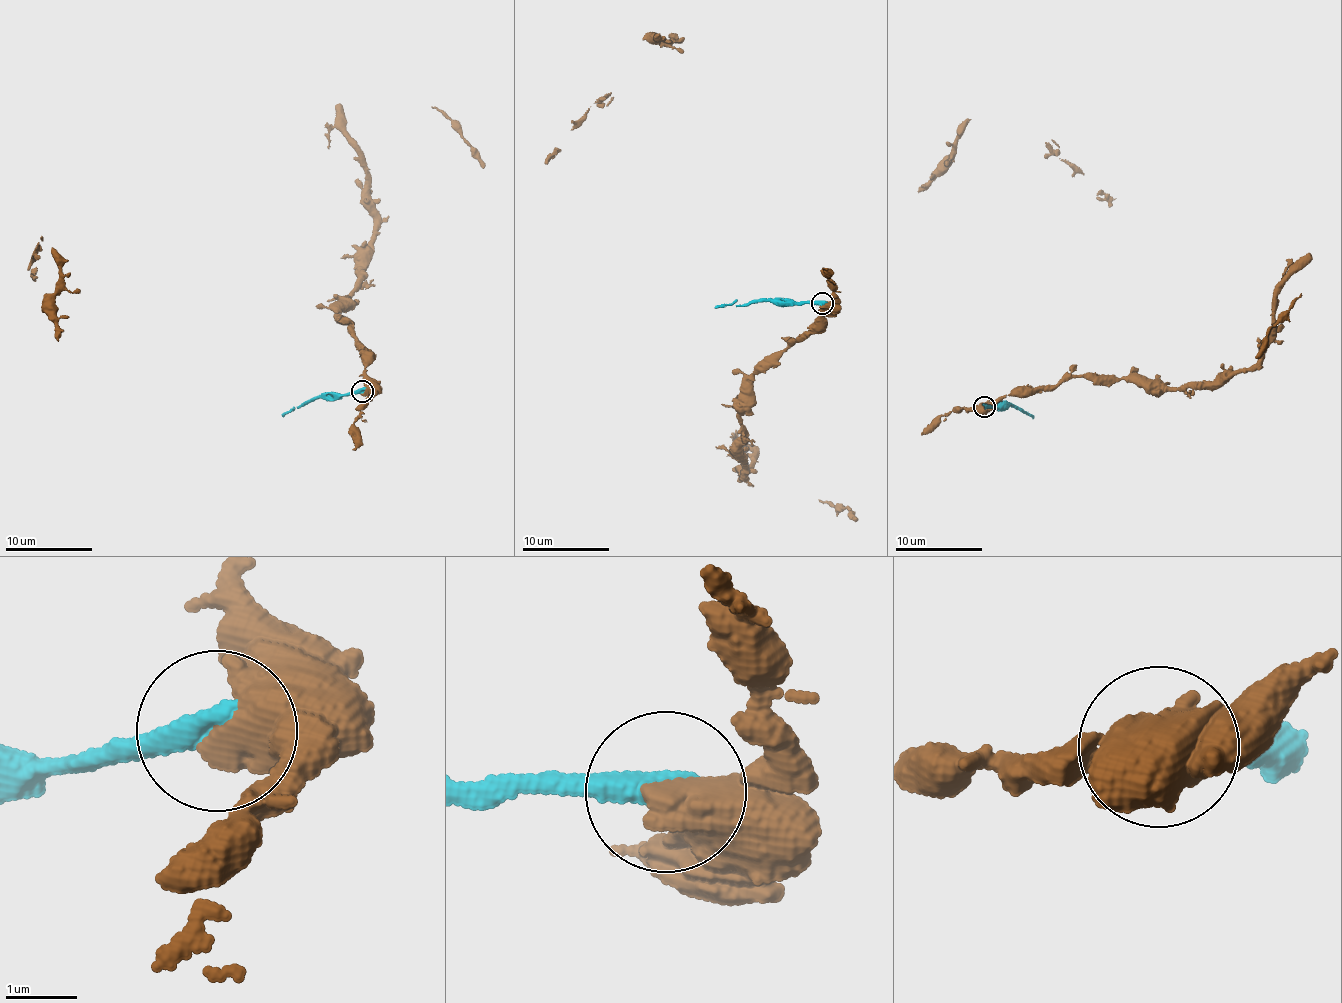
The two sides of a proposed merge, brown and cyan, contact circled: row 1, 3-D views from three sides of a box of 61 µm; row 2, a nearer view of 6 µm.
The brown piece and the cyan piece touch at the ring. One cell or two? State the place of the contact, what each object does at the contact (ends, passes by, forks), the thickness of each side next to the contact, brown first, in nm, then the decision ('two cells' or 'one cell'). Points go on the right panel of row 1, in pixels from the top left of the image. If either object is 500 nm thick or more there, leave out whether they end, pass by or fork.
at (984, 406); 700 nm thick on the brown side, 400 nm on the other; two cells

